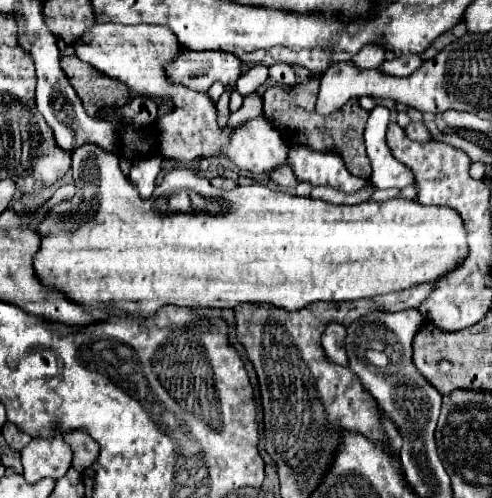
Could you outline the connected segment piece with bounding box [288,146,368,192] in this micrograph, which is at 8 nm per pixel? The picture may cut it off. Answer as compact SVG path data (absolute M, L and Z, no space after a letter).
M296 146L290 148L288 162L294 168L296 178L308 180L312 186L328 184L344 192L354 192L368 184L368 180L348 174L342 158L334 152L314 152L308 146Z

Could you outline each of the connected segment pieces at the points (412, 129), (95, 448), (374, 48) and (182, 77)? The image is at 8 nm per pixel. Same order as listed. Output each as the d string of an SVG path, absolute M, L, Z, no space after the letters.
M410 122L410 124L406 126L406 134L408 134L408 138L418 140L418 142L424 142L424 140L428 142L428 140L432 140L428 128L426 128L424 124L418 124L418 122Z
M84 430L66 432L64 442L68 442L68 446L74 452L74 468L78 472L84 472L86 468L90 468L100 454L100 446Z
M368 44L364 46L352 60L360 68L378 68L386 60L386 50L380 44Z
M184 50L182 58L174 66L166 68L166 74L174 82L182 82L192 90L208 90L214 82L224 82L224 86L234 84L242 74L242 62L230 52L192 52Z

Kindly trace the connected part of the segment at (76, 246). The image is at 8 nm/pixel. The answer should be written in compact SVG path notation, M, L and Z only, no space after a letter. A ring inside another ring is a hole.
M88 142L88 144L72 150L72 172L74 172L74 180L78 180L78 186L84 186L84 184L96 186L94 212L78 214L76 228L54 228L54 210L52 210L50 216L46 218L46 222L36 228L36 232L42 234L42 244L40 244L38 254L34 256L34 268L36 268L36 276L40 276L40 280L46 286L52 286L52 288L64 292L70 300L80 302L80 304L114 304L118 310L142 312L146 316L154 314L164 304L178 304L178 306L192 306L192 308L200 308L200 306L234 308L236 304L242 304L242 302L272 302L272 304L282 306L286 310L300 310L300 308L304 308L312 302L318 302L318 300L344 302L344 300L358 300L358 298L374 298L380 294L406 290L414 284L436 282L436 280L444 278L446 274L450 274L452 270L456 270L468 256L468 244L466 244L468 232L466 232L464 220L458 214L458 210L448 208L448 206L424 206L418 200L406 200L406 198L394 198L388 202L362 202L356 206L346 206L346 204L338 206L338 204L322 202L322 200L314 200L314 198L290 196L280 190L270 190L268 186L262 186L262 184L236 186L234 190L226 192L226 190L214 188L204 176L198 176L194 170L186 170L186 168L170 170L164 176L162 184L156 186L150 200L142 200L138 196L138 192L134 190L134 186L124 178L124 174L120 170L120 156L96 146L94 142ZM180 190L192 190L206 200L218 202L218 206L210 206L210 210L206 208L206 210L198 210L198 212L168 212L168 210L158 212L158 206L166 206L168 196L176 194Z

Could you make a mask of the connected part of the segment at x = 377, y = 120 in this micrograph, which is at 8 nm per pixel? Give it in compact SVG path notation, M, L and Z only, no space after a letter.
M376 106L366 122L366 150L372 162L370 182L376 188L404 188L414 184L414 172L398 162L386 144L386 130L390 124L390 110Z

